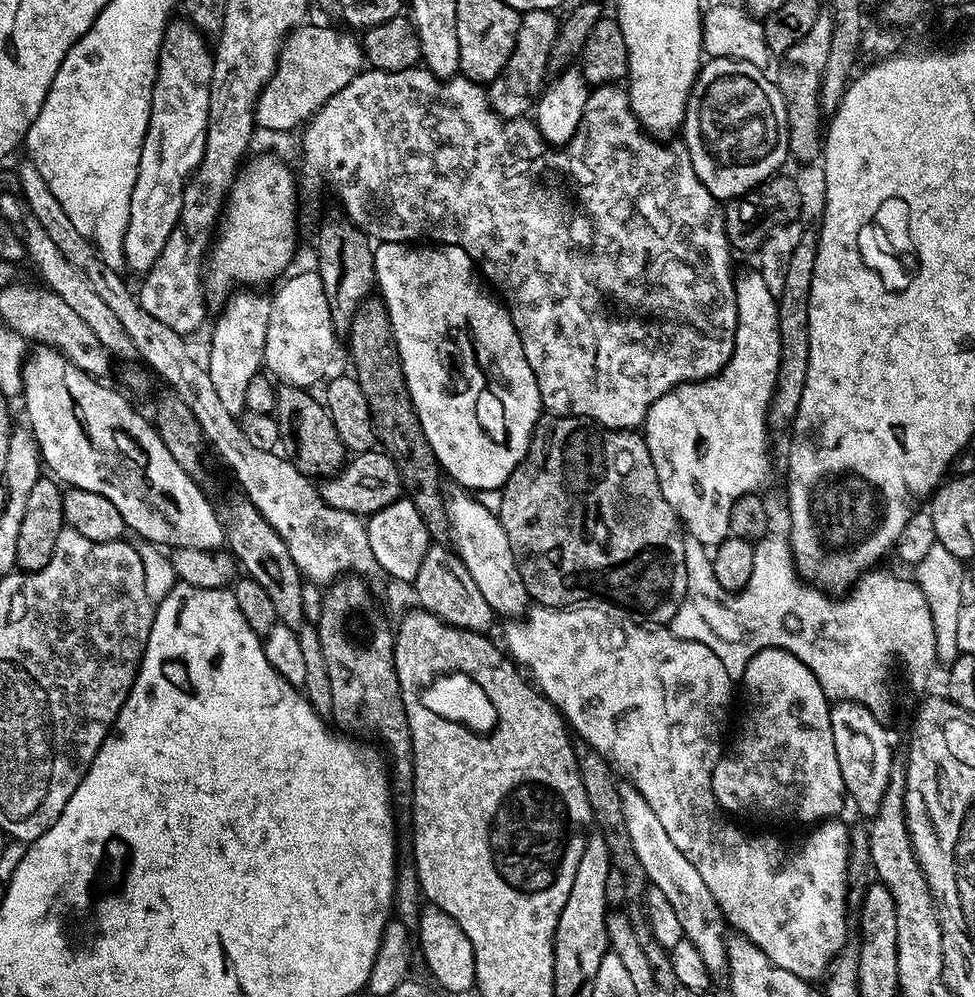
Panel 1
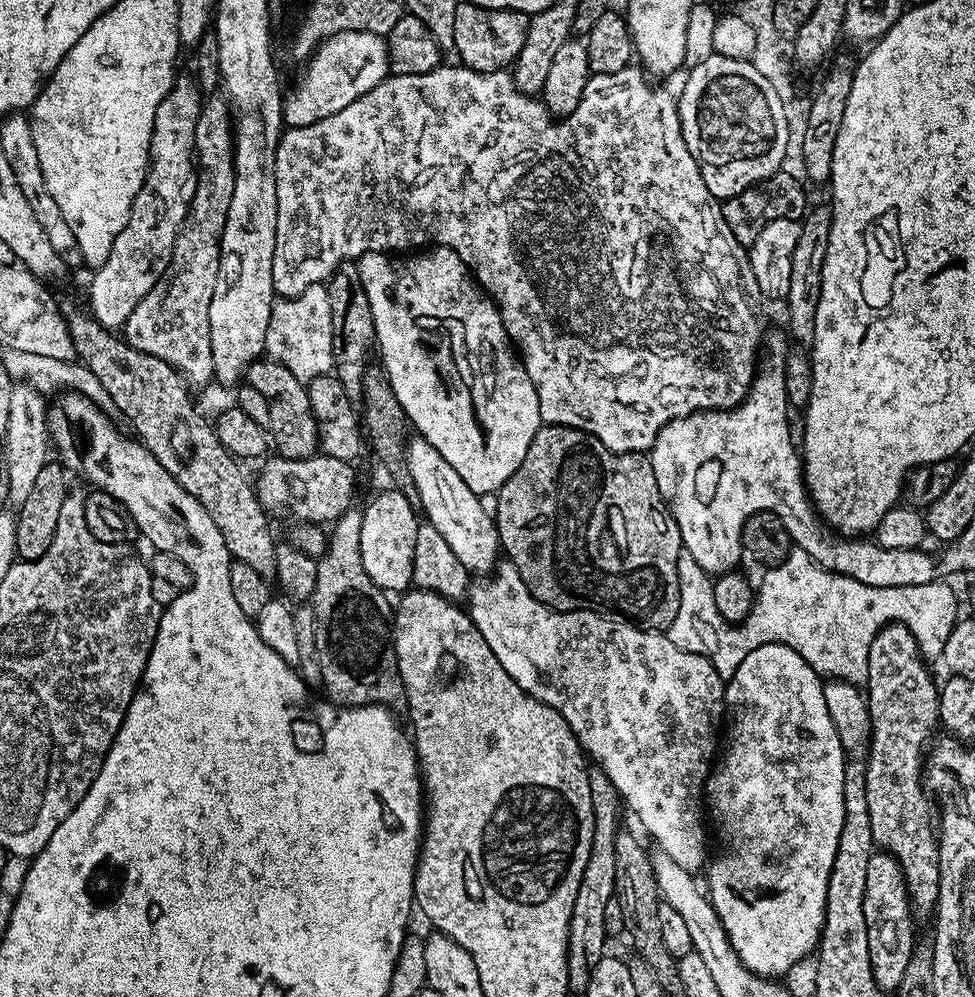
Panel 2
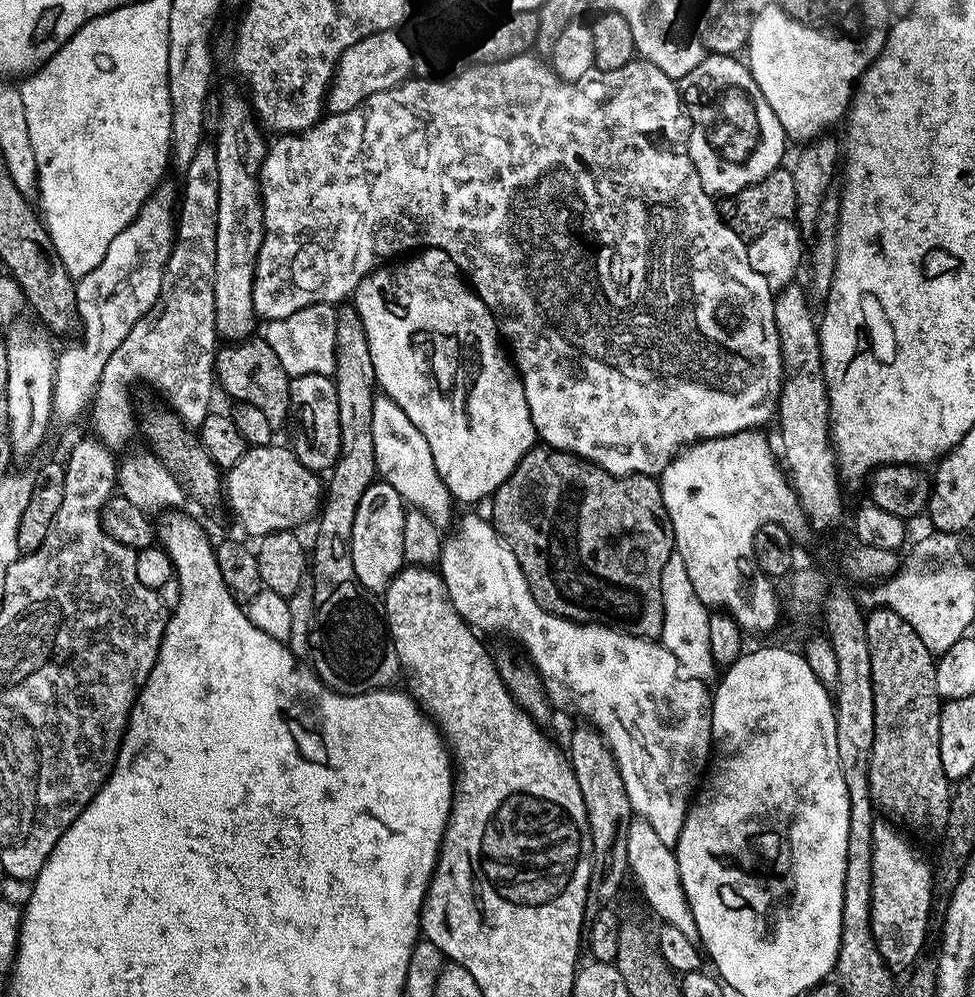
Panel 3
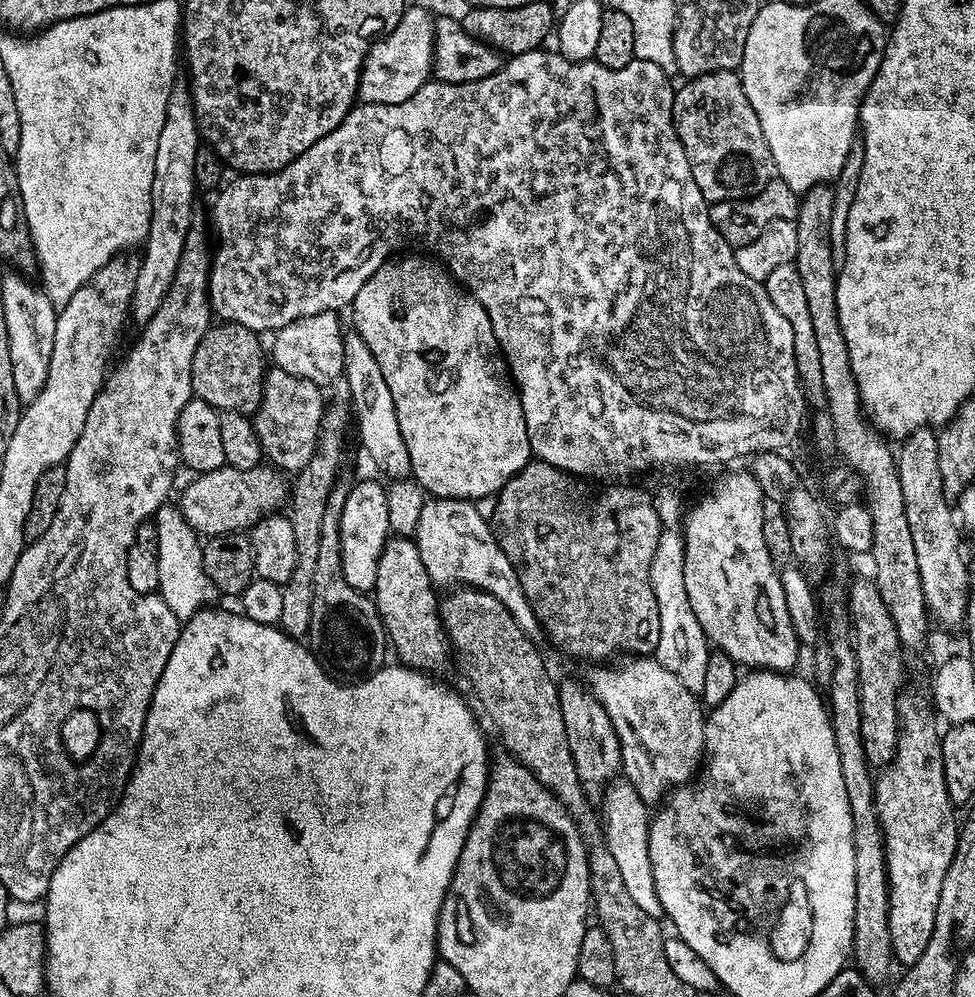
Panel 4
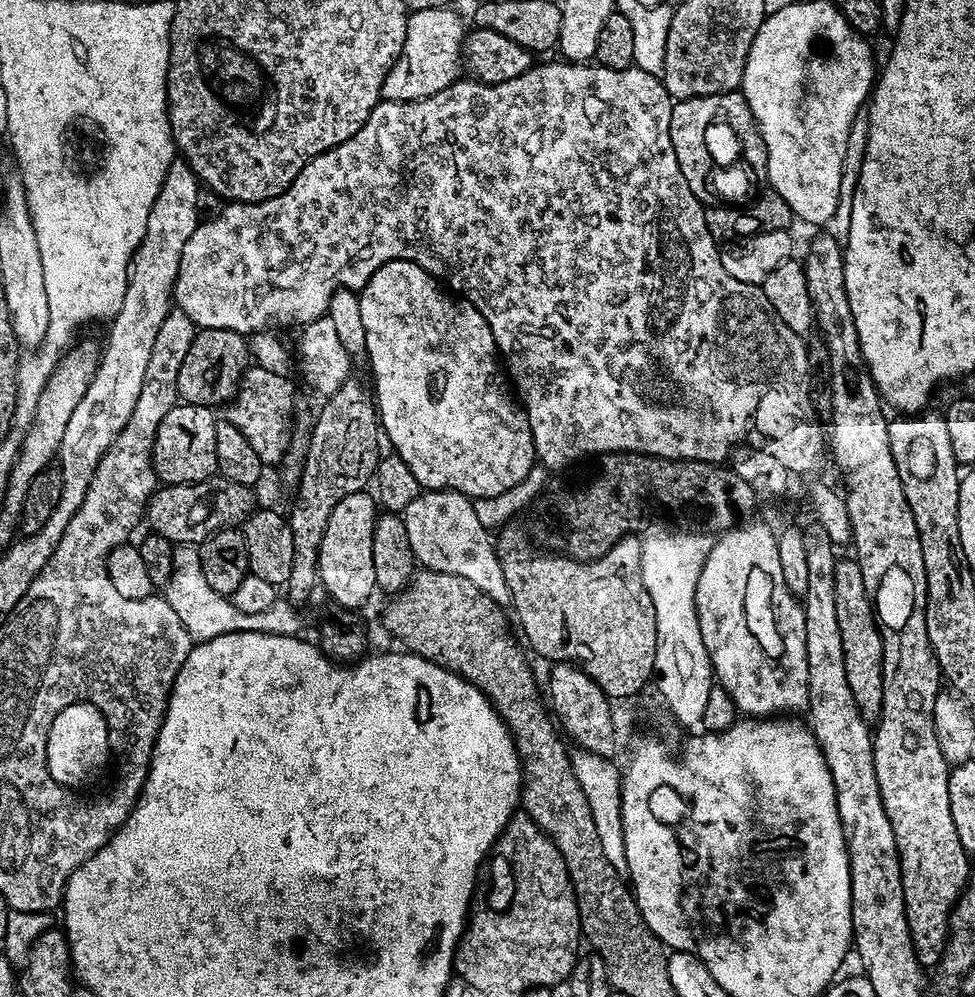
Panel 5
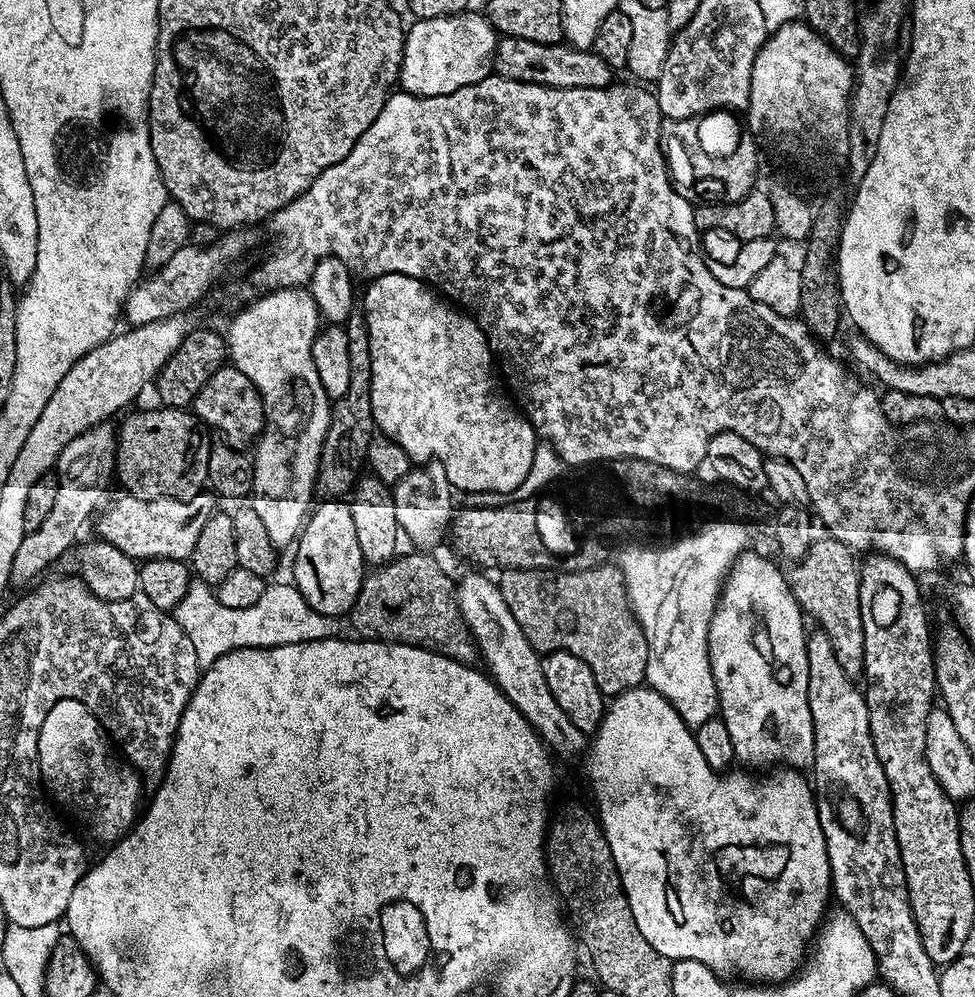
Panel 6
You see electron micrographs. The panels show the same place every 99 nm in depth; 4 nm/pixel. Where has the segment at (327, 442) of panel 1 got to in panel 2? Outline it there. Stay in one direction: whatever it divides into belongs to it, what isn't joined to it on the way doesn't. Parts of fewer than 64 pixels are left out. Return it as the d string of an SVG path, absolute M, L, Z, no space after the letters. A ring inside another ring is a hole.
M261 358L248 367L246 383L254 387L255 390L260 390L262 397L266 398L270 410L270 424L267 431L270 433L271 443L274 448L277 448L275 451L291 460L304 460L308 456L317 455L320 435L316 429L316 419L310 410L305 381L294 378L294 374L290 374L290 370L286 370L286 366L282 366L282 362L271 358Z

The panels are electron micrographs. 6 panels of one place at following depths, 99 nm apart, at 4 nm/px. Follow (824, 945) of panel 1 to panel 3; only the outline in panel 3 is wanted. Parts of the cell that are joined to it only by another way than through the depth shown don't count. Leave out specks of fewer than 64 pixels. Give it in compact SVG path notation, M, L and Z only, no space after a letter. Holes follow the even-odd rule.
M467 514L457 519L456 532L447 534L441 546L439 554L438 571L440 577L444 579L446 590L454 602L454 610L458 610L460 617L466 623L472 625L473 629L484 632L505 632L508 636L513 636L518 643L524 647L523 655L527 657L531 664L536 668L536 672L542 678L544 688L548 692L549 701L560 708L573 708L576 712L581 712L583 719L592 727L597 728L604 735L604 741L610 746L614 758L618 762L618 770L622 774L622 782L626 786L626 798L630 798L630 806L637 817L644 819L654 828L662 842L675 845L676 840L685 831L684 819L688 816L688 803L692 800L692 791L696 788L696 776L704 772L704 767L710 764L710 757L714 752L714 741L712 739L712 697L713 693L707 688L701 677L685 672L684 667L670 654L670 650L664 648L663 643L646 636L634 636L623 627L615 626L611 628L608 624L592 624L593 622L581 622L579 620L567 620L565 616L556 616L548 612L530 594L530 586L522 574L522 566L518 566L518 558L514 558L512 548L500 537L499 532L492 527L491 523L483 521L476 515Z

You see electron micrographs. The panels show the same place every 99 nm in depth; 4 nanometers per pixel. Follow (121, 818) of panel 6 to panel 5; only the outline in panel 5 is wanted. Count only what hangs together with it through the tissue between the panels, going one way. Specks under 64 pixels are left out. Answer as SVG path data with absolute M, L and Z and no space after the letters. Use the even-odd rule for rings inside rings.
M71 704L57 713L54 722L50 726L50 734L46 738L46 765L49 766L50 774L62 787L73 790L84 790L91 780L96 780L104 772L108 764L108 736L110 740L109 724L106 718L93 704Z

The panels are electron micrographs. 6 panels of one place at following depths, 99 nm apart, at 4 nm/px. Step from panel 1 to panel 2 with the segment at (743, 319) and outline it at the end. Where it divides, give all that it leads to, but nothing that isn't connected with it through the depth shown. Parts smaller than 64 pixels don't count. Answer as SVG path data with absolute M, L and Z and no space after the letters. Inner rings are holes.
M769 331L766 336L766 352L769 352L768 365L761 367L756 375L752 377L752 385L748 387L748 392L744 396L744 401L737 404L735 408L727 410L717 410L715 412L692 412L688 416L680 416L677 420L670 421L666 426L662 426L662 430L656 436L654 446L650 449L650 459L652 469L654 470L654 478L658 478L658 490L660 497L667 504L670 514L674 518L674 522L678 522L678 534L680 535L680 543L683 551L690 554L690 558L694 558L694 562L698 562L698 566L703 572L708 573L709 577L717 578L726 572L733 571L737 567L740 556L744 552L743 542L740 540L743 536L743 524L751 515L758 514L760 511L773 512L784 523L785 530L788 531L791 543L797 548L806 550L806 554L813 556L824 568L828 568L831 572L837 572L843 576L854 578L858 582L862 582L866 586L878 586L879 588L889 588L890 586L926 586L933 583L937 579L936 561L937 557L930 553L923 552L920 548L884 548L875 539L872 538L849 538L843 534L837 535L833 529L829 528L819 516L816 515L816 509L813 508L811 499L808 495L808 489L804 486L804 470L802 467L802 456L798 451L798 444L792 441L792 428L788 425L788 412L790 413L790 405L788 395L786 394L786 384L784 382L784 357L787 355L788 346L784 342L785 333L783 331Z

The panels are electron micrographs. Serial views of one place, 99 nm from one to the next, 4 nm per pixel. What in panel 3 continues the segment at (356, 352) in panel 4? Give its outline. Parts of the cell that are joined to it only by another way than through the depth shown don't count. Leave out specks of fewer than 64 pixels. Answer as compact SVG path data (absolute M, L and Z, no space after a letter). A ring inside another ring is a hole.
M380 394L373 399L372 433L374 434L374 458L379 479L385 484L394 486L394 490L398 490L398 494L404 499L405 505L425 512L435 524L444 526L448 519L451 521L454 501L448 492L446 482L442 482L434 466L434 454L430 454L430 442L426 442L426 438L422 438L422 430L418 430L418 426L414 426L414 422L406 418L406 410L402 410L402 406L398 406L398 402L394 402L389 396Z

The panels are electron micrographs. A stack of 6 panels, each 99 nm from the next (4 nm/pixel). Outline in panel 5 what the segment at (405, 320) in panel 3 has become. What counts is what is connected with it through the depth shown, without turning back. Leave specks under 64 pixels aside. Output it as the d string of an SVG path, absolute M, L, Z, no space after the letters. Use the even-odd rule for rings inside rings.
M391 260L379 268L366 281L364 287L359 289L362 326L366 326L366 346L364 351L367 363L372 363L372 380L376 383L374 404L378 409L379 427L385 437L388 435L389 442L393 444L394 452L409 466L414 478L420 483L421 489L463 492L468 498L502 494L503 491L517 487L530 474L530 470L537 463L536 447L532 441L528 415L524 413L523 407L515 399L512 401L508 397L510 384L502 371L502 364L498 359L496 343L494 342L494 334L490 330L486 318L482 318L482 314L467 300L457 298L455 295L445 291L442 284L442 289L440 289L440 284L441 281L437 277L430 275L426 270L422 270L422 266L418 266L414 262Z

